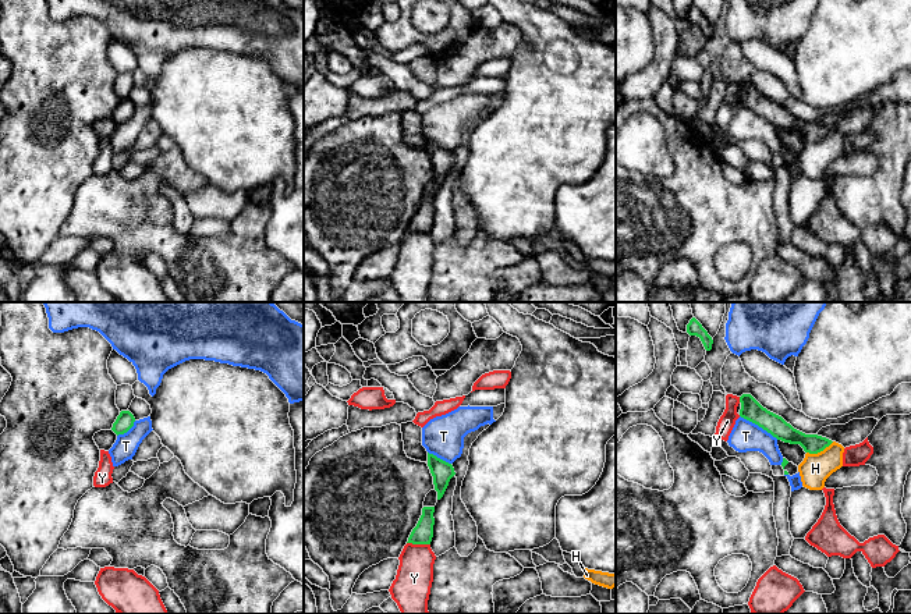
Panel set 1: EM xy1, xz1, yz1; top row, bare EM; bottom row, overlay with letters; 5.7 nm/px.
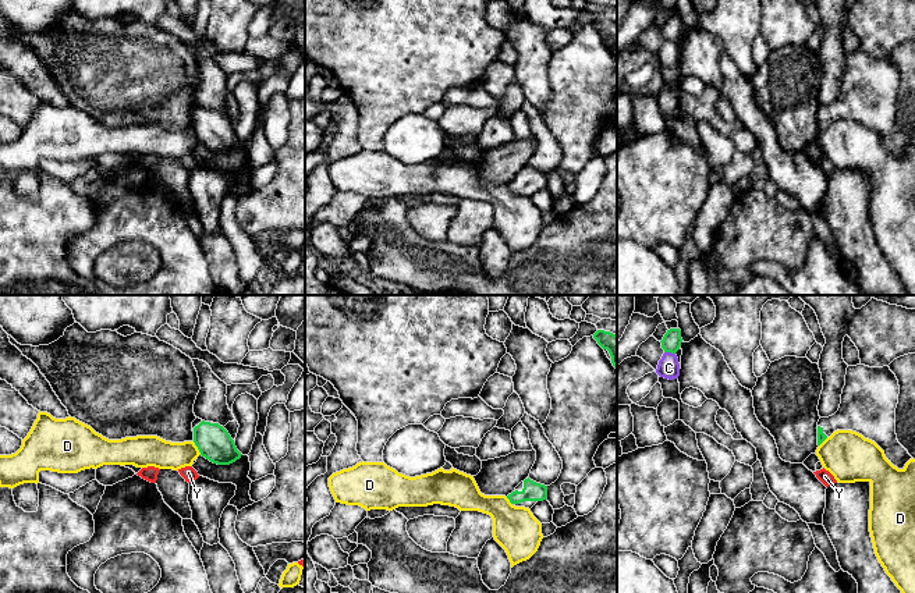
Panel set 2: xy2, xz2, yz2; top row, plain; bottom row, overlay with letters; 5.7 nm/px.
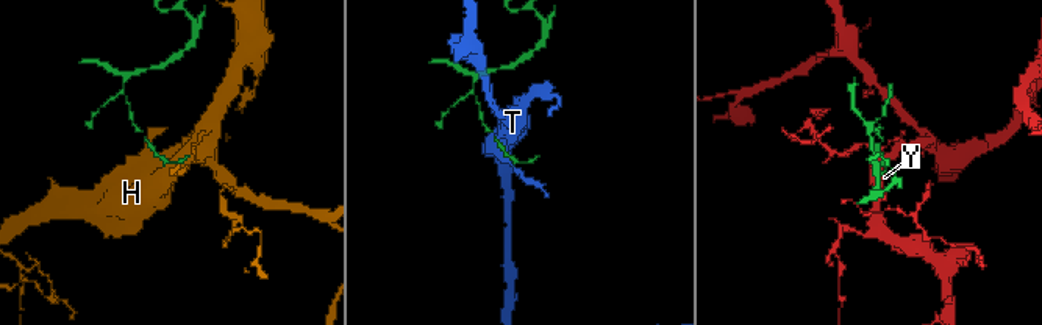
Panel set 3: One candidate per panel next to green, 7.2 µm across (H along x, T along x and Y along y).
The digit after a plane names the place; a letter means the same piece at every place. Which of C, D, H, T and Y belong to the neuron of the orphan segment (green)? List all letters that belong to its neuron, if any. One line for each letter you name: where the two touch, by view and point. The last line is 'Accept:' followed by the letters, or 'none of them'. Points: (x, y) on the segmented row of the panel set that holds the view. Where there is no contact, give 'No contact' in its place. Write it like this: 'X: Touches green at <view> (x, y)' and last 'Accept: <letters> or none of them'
Accept: none of them

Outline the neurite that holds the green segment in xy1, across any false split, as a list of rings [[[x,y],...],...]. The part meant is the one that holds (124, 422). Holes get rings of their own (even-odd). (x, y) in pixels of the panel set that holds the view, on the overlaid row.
[[[121,411],[113,423],[111,430],[118,436],[127,433],[134,426],[135,418],[130,411]]]

